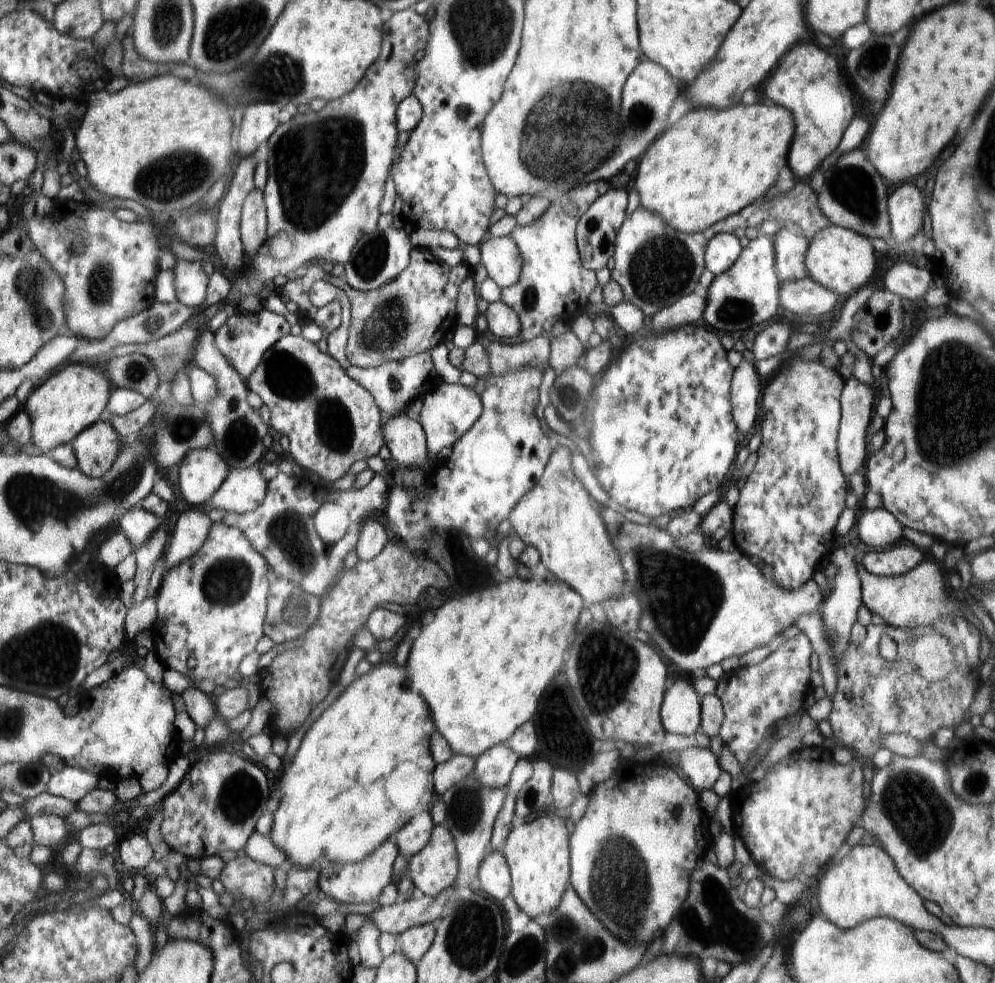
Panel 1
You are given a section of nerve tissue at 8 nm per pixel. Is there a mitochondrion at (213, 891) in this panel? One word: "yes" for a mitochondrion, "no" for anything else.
no

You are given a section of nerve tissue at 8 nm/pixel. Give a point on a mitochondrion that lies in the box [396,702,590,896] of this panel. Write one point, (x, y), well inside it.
(466, 808)

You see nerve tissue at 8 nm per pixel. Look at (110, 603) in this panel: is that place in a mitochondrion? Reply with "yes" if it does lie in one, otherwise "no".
no

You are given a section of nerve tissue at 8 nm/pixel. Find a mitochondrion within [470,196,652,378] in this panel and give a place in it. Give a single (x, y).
(593, 227)

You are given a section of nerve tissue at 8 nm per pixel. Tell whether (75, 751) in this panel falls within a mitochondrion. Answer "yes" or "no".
no

